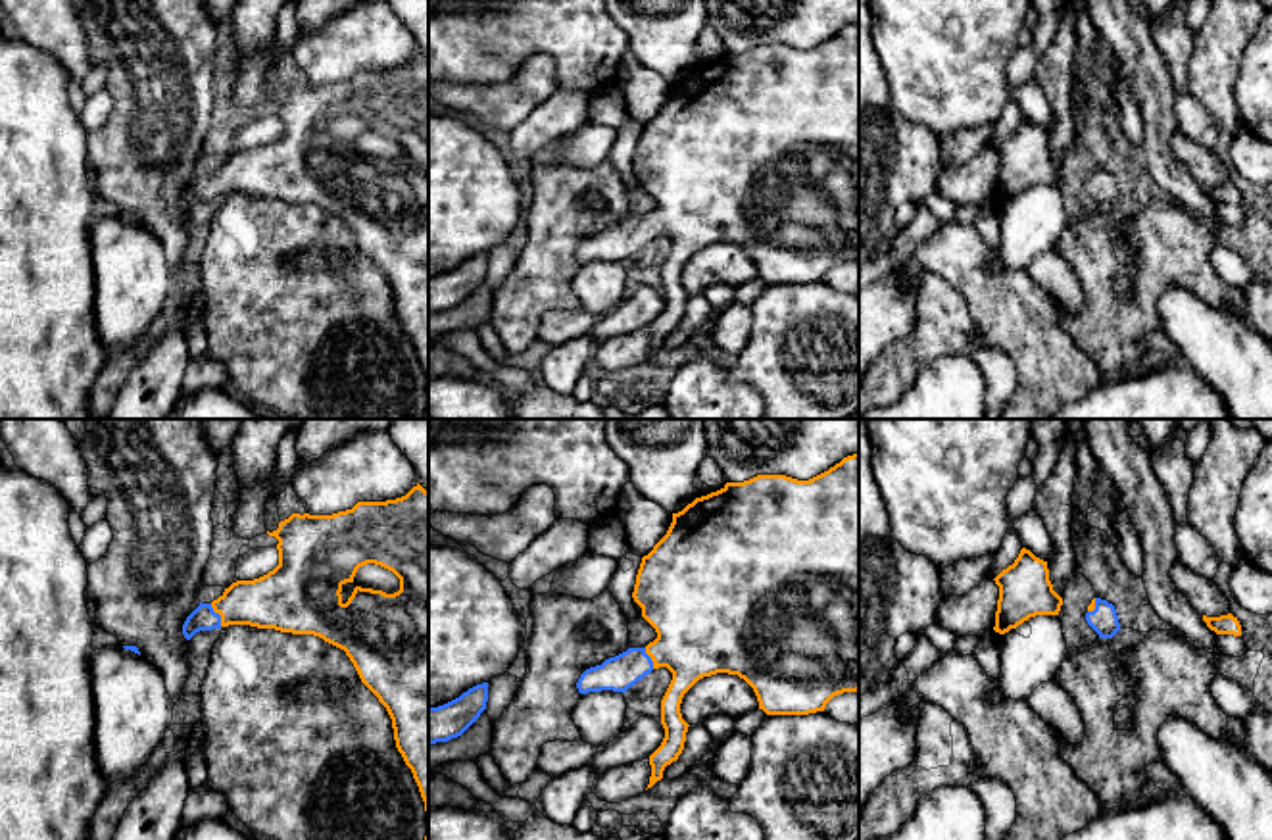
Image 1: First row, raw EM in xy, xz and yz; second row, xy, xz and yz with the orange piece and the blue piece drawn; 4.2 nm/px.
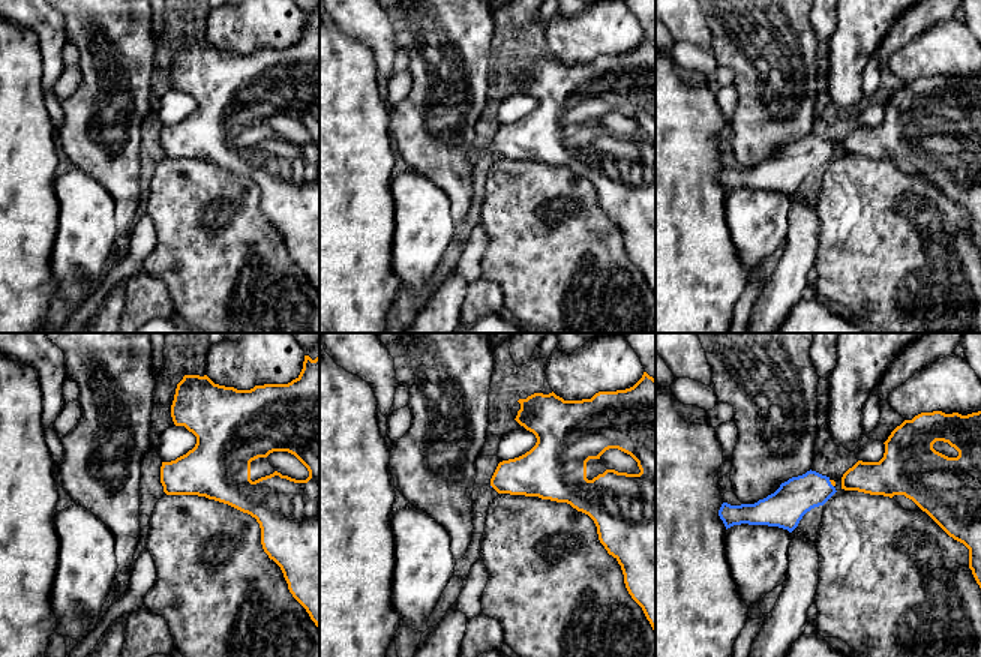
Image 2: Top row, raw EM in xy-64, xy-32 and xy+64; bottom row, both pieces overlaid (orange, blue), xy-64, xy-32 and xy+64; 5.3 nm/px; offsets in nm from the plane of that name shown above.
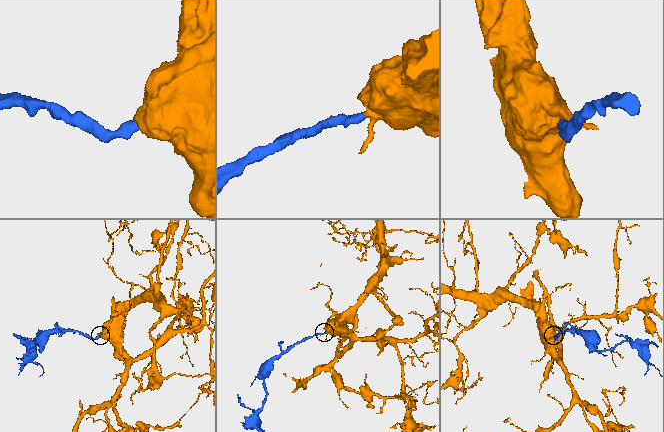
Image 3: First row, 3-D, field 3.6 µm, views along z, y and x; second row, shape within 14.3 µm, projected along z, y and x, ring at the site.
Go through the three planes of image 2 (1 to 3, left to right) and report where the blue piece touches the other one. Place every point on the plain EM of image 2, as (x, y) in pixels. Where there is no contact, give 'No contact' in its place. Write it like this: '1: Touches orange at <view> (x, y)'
1: No contact
2: No contact
3: Touches orange at xy+64 (831, 147)

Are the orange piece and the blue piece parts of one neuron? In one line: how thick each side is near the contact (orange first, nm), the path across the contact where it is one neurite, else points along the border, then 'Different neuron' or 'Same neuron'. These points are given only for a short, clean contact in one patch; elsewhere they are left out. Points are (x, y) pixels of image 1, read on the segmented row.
Thickness 240 nm (orange) against 100 nm. Path across: xy (277, 600), (243, 602), (220, 614), (202, 617). Same neuron

